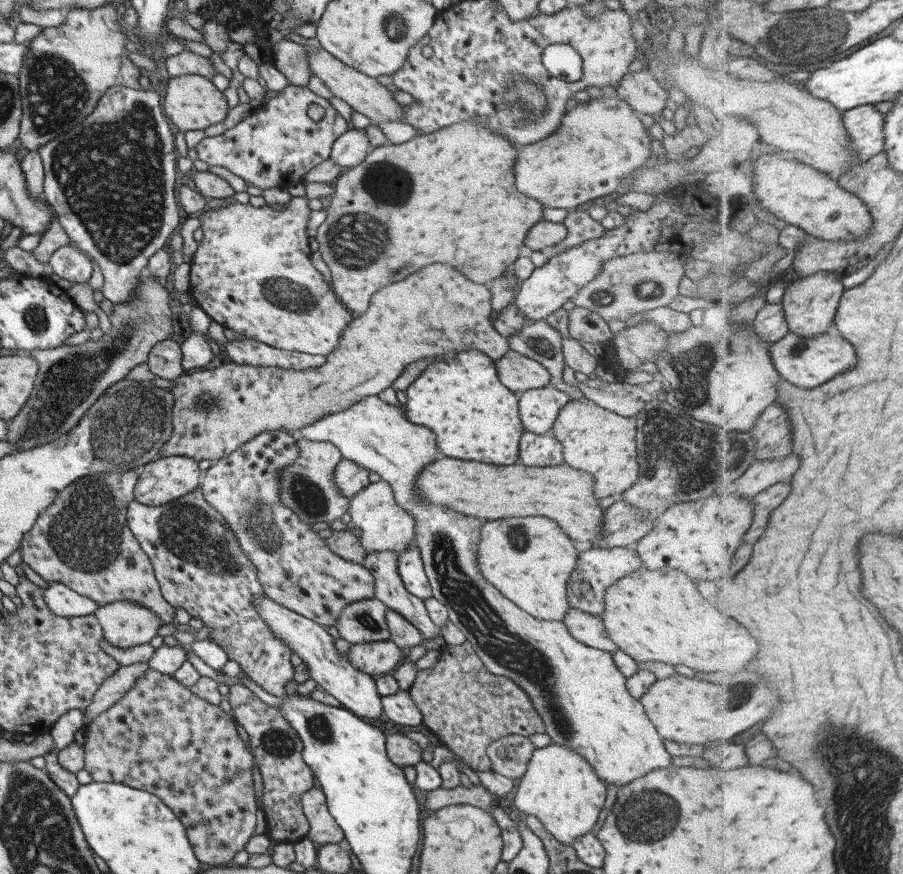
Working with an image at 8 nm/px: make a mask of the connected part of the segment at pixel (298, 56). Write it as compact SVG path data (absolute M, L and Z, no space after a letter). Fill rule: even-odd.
M281 39L271 45L273 66L288 81L288 85L306 87L311 72L307 68L307 52L304 45Z

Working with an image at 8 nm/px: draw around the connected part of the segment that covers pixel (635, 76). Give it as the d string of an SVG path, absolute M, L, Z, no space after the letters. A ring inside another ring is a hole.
M653 67L638 72L627 72L615 86L617 98L637 114L652 116L661 127L661 114L668 102L667 90L661 87L652 74Z

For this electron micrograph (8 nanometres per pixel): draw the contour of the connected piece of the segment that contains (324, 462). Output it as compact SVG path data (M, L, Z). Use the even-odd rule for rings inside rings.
M297 436L299 453L291 465L281 467L279 471L279 502L289 508L301 522L331 522L341 518L348 511L349 498L339 492L335 486L333 471L341 459L341 454L330 442L307 440Z

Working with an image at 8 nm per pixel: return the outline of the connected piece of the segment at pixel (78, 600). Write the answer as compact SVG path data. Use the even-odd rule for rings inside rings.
M51 583L43 589L42 600L53 615L61 617L91 615L98 608L91 600L77 595L60 583Z

